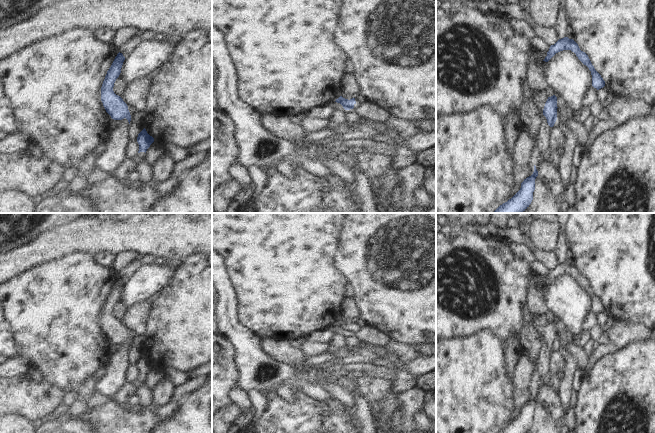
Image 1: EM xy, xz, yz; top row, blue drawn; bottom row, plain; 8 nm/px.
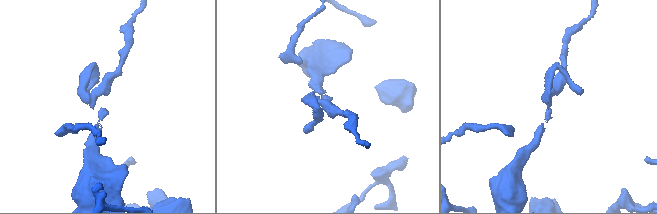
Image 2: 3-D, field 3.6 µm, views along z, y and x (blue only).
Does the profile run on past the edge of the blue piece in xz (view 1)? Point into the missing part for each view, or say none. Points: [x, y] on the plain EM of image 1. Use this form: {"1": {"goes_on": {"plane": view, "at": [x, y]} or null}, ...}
{"1": {"goes_on": null}}

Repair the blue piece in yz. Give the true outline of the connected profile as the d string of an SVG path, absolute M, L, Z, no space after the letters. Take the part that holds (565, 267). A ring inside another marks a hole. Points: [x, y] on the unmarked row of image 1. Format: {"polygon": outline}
{"polygon": "M568 261L559 263L554 269L550 270L549 275L547 276L547 280L543 285L548 286L556 277L563 274L571 274L572 276L574 276L578 283L589 292L592 299L592 310L594 312L599 314L605 310L605 305L595 294L588 279L580 274L578 268L573 263L569 263Z"}

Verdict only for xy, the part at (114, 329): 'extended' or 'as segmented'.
as segmented

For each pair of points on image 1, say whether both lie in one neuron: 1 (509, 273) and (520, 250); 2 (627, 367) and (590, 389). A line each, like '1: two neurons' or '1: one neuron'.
1: two neurons
2: one neuron

